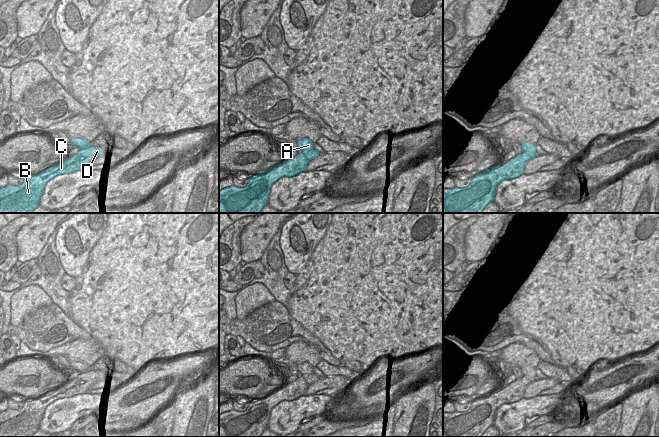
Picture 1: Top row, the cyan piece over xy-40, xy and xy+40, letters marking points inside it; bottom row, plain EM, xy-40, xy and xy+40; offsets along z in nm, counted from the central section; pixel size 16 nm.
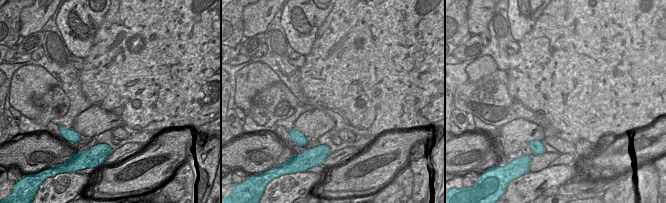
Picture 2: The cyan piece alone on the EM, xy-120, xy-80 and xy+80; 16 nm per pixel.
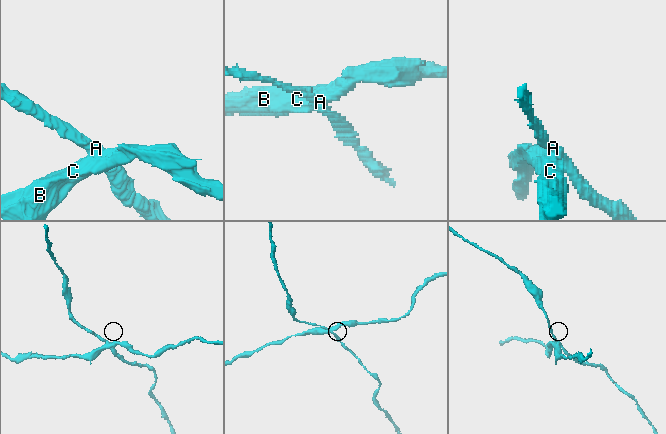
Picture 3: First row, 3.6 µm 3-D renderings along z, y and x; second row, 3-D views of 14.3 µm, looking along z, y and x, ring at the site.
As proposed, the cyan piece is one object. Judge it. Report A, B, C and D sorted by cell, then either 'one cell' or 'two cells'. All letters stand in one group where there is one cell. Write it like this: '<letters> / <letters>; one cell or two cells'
A / B C D; two cells

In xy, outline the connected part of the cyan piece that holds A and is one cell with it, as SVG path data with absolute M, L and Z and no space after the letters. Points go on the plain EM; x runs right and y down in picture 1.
M308 362L297 364L297 369L302 375L313 374L313 366L311 366Z

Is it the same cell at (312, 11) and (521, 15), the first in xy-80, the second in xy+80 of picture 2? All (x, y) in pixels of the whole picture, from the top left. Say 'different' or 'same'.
same

